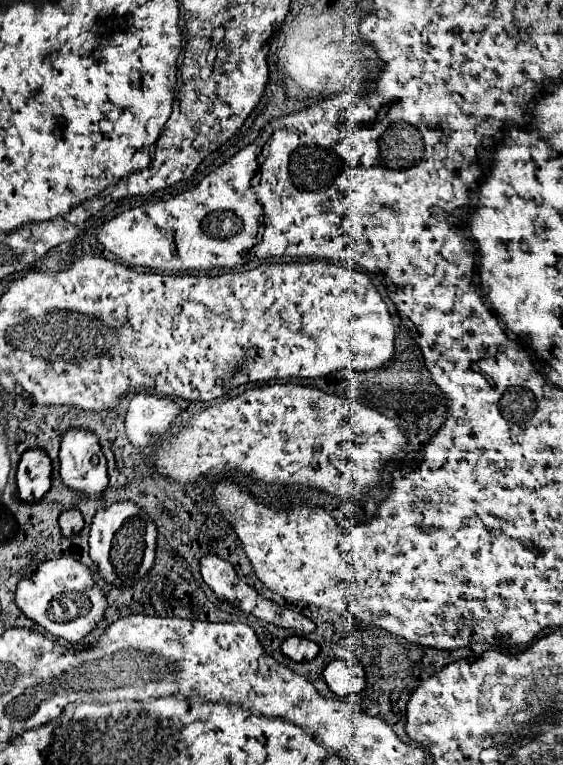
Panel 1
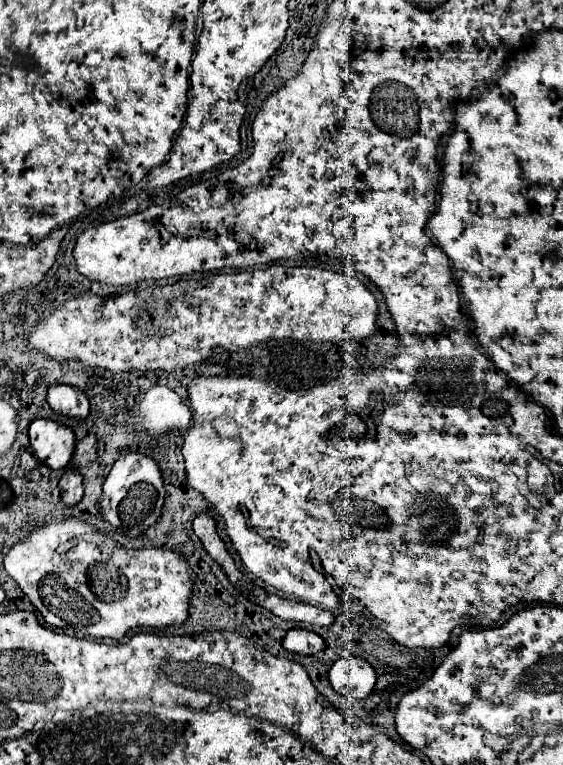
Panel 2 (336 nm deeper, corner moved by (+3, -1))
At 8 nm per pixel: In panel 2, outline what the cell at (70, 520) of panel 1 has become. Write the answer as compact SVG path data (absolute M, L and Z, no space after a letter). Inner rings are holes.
M77 467L65 469L63 477L59 479L59 489L61 497L67 505L75 505L83 497L83 475L77 471Z

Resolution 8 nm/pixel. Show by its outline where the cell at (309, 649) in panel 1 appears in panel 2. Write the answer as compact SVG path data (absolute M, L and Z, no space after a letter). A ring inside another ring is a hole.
M291 629L285 639L283 639L283 647L287 651L299 653L299 655L315 655L321 649L325 649L325 641L321 635L307 631L307 629Z

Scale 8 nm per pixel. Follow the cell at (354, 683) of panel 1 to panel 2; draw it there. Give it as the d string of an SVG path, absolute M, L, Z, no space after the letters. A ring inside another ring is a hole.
M349 655L333 663L333 667L329 669L329 681L337 693L353 699L365 699L371 695L377 675L365 659Z

